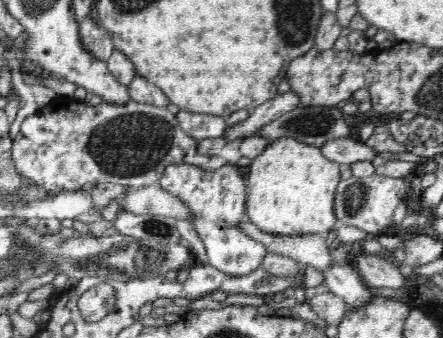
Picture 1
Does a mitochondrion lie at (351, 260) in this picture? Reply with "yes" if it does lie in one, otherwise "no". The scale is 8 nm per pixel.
no

